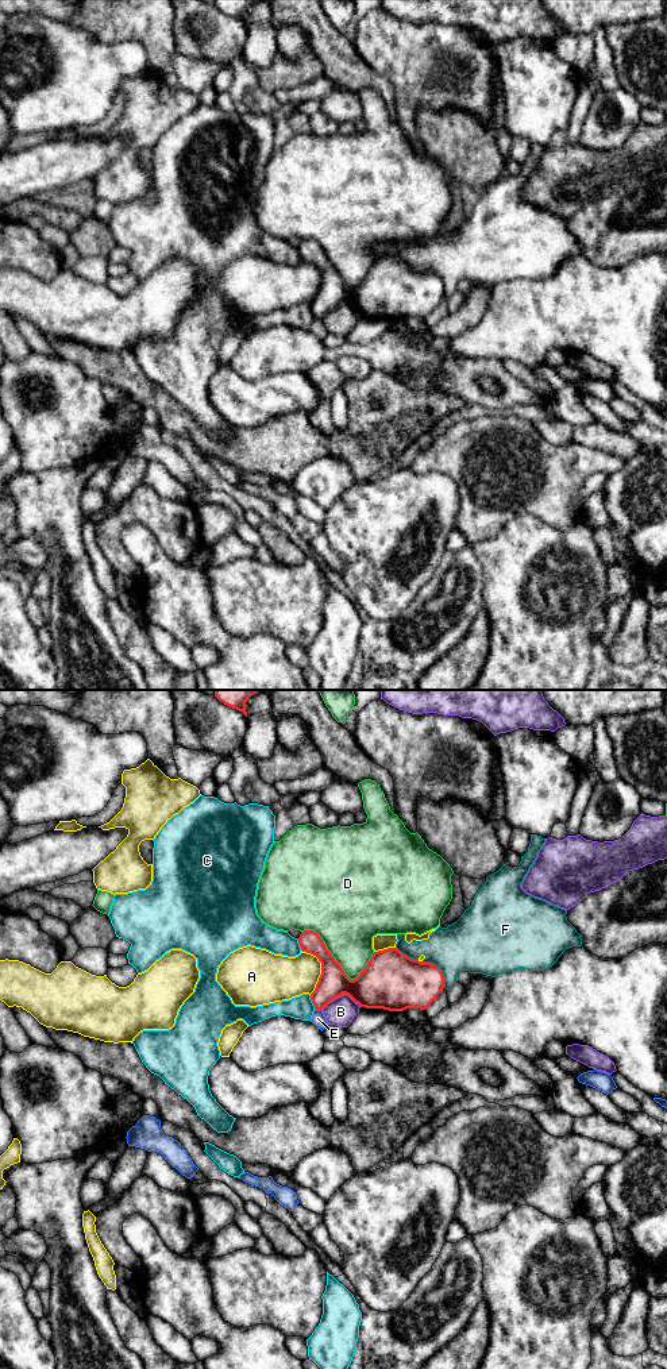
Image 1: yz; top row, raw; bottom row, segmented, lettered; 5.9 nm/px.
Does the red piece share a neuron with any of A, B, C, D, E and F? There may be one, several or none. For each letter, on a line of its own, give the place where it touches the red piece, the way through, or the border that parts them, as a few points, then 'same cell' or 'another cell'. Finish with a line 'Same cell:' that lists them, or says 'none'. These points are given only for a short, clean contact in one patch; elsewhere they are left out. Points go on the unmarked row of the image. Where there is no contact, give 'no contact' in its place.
A: contact yz (322, 277); another cell
B: contact yz (340, 304); another cell
C: contact yz (312, 311); another cell
D: contact yz (339, 273); another cell
E: contact yz (319, 317); border yz (315, 317), (322, 319); another cell
F: contact yz (439, 277); another cell
Same cell: none

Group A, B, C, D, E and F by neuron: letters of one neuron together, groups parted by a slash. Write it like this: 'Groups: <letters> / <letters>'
Groups: A F / B / C / D / E

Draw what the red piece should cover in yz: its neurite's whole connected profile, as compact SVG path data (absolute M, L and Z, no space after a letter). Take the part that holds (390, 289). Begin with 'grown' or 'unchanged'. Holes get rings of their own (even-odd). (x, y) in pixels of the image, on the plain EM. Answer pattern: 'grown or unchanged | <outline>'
unchanged | M304 239L297 248L302 261L321 271L321 284L311 302L315 319L323 319L343 302L366 317L425 319L444 297L439 275L413 269L397 257L374 261L359 285L351 289L316 240Z

